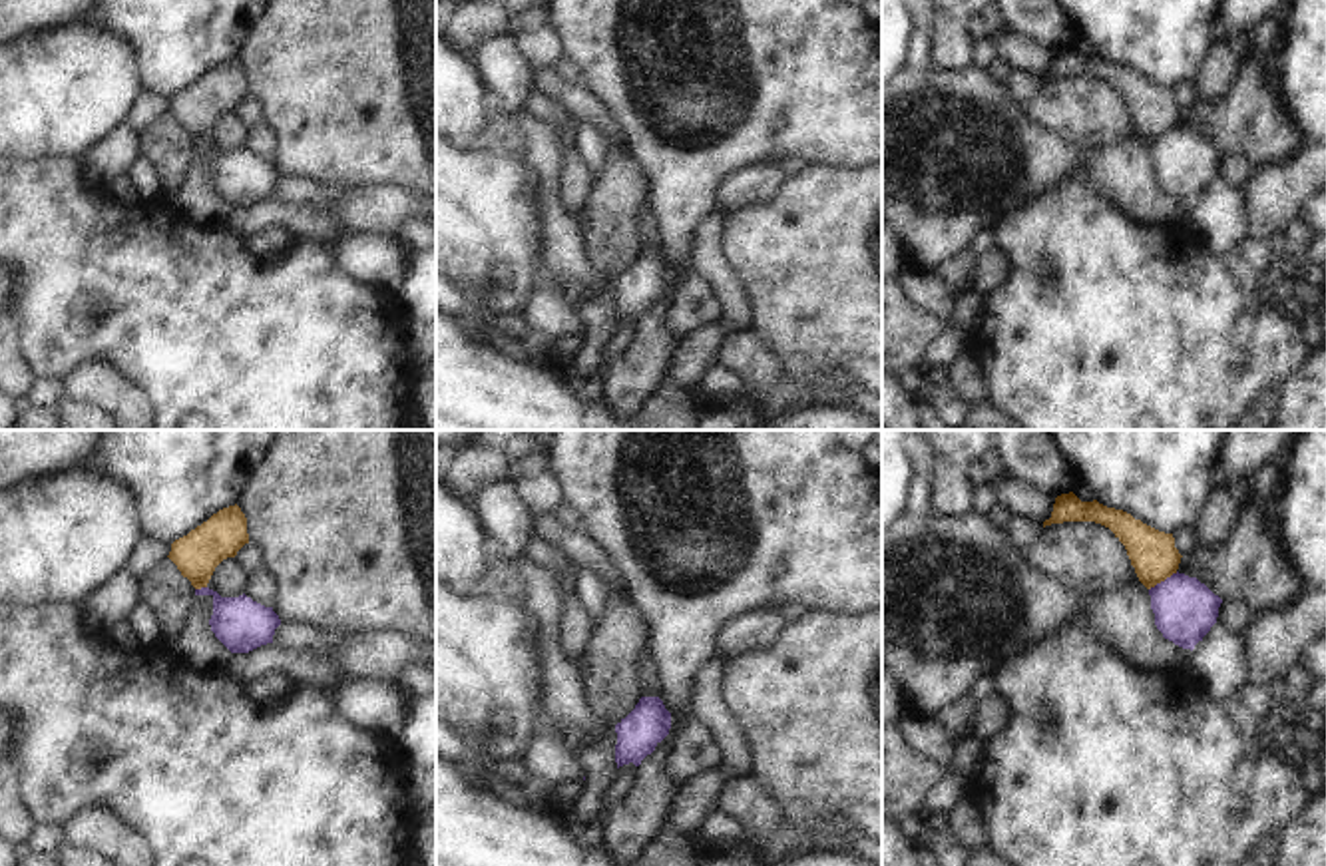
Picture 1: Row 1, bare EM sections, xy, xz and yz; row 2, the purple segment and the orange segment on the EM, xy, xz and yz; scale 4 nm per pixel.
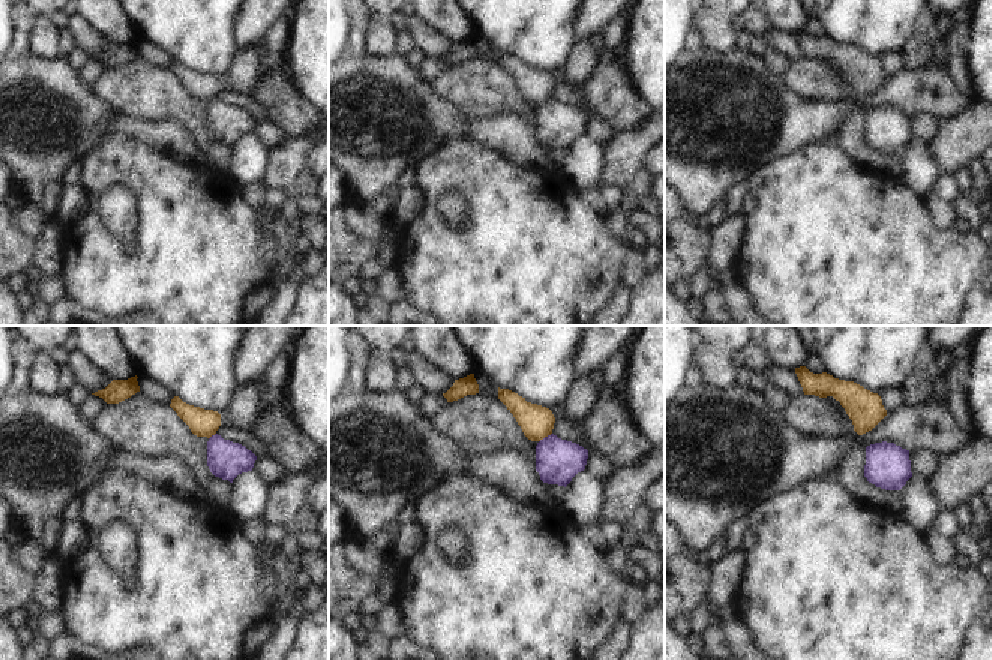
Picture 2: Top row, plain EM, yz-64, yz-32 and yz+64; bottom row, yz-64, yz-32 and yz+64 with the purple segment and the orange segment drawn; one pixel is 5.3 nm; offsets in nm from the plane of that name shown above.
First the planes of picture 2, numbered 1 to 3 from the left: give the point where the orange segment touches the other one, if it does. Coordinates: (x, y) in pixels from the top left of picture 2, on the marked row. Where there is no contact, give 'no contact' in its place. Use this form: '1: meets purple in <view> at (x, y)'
1: meets purple in yz-64 at (212, 435)
2: meets purple in yz-32 at (545, 437)
3: no contact

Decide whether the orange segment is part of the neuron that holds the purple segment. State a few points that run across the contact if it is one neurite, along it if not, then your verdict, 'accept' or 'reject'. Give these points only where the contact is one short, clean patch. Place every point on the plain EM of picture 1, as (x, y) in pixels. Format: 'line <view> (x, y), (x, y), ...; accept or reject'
line yz (1177, 126), (1149, 144); reject

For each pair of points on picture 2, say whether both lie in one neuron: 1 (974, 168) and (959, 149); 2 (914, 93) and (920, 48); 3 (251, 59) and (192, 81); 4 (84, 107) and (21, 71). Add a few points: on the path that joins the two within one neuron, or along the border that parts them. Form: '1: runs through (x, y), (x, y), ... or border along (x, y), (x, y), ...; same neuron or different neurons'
1: border along (976, 156), (964, 176); different neurons
2: border along (929, 60), (917, 69), (904, 68); different neurons
3: runs through (236, 74), (225, 81), (207, 81); same neuron
4: runs through (69, 107), (59, 107), (36, 86); same neuron

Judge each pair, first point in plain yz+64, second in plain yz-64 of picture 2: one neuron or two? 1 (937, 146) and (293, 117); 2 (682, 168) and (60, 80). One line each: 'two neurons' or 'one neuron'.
1: two neurons
2: one neuron

